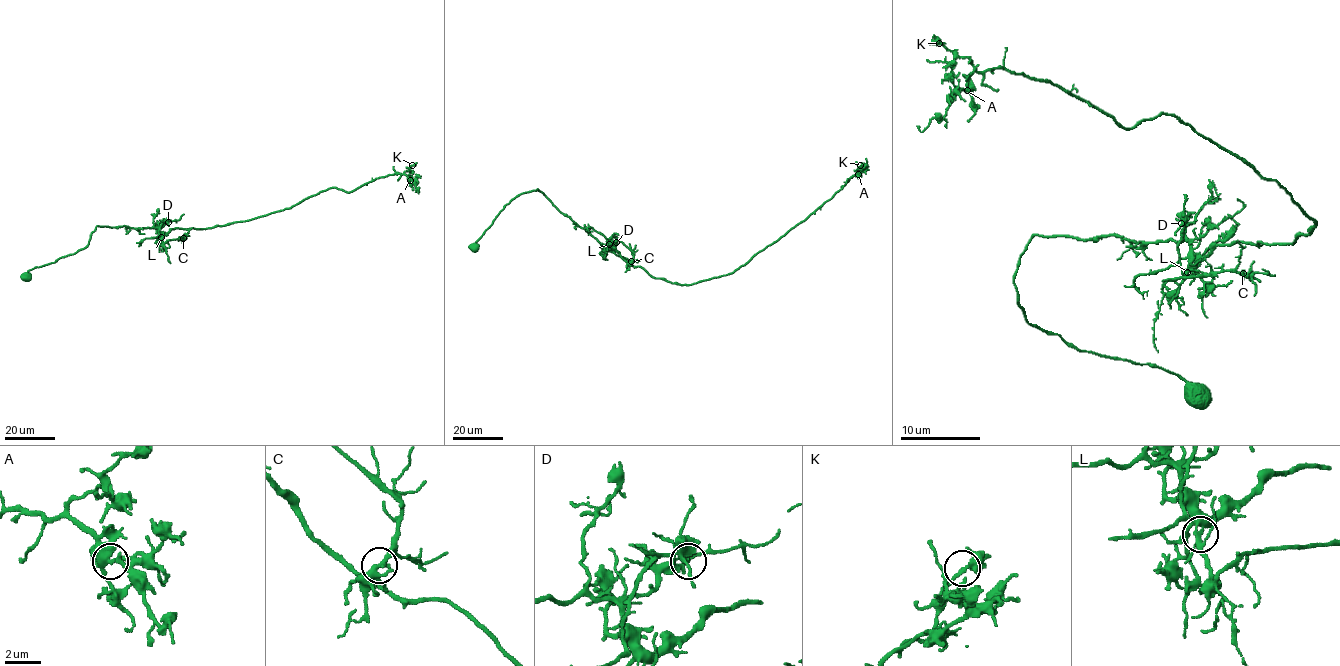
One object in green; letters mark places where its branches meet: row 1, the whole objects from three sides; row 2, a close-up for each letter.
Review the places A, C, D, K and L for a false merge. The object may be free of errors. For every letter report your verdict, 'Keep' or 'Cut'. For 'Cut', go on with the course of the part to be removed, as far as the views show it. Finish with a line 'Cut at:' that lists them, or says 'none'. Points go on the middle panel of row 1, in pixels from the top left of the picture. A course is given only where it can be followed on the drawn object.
A: Keep
C: Keep
D: Keep
K: Keep
L: Keep
Cut at: none

